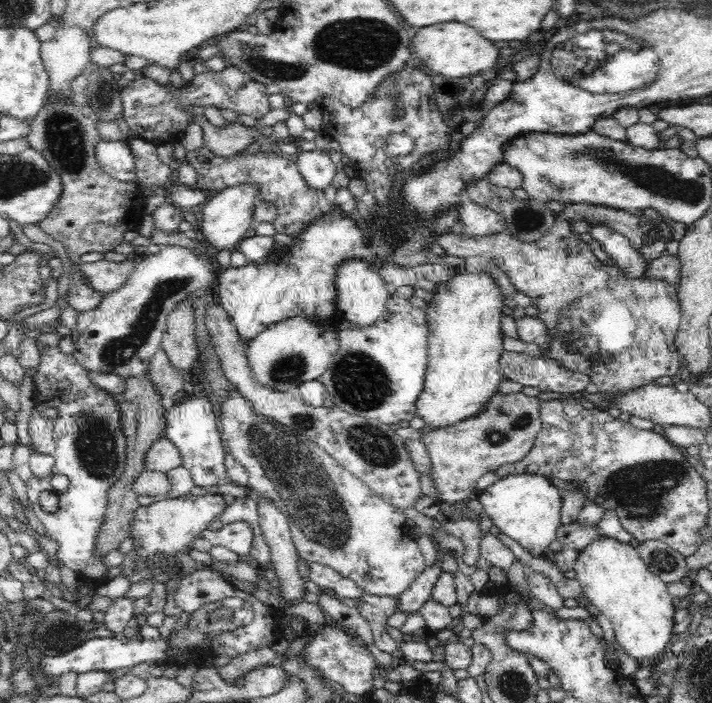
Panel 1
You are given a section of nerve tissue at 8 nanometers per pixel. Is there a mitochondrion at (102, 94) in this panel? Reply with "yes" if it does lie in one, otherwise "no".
yes

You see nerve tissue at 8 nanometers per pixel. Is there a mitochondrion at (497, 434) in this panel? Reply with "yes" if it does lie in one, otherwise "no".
yes

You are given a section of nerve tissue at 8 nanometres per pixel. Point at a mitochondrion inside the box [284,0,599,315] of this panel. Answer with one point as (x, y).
(561, 61)

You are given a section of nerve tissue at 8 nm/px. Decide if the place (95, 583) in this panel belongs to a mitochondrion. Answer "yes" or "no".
no

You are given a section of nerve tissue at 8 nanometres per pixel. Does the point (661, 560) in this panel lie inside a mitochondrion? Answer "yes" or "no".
yes

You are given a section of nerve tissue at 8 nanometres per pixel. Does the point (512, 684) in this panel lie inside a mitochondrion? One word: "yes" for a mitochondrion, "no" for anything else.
yes

